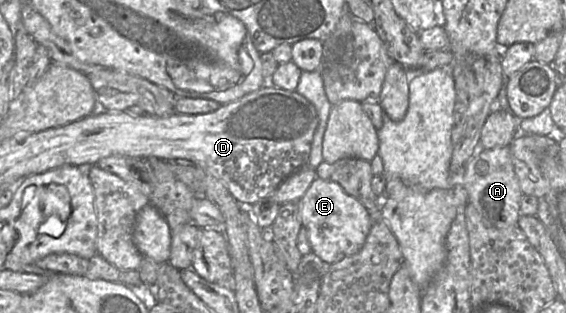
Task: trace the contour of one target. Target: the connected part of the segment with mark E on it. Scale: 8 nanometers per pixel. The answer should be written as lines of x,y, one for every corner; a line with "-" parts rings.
316,178
312,182
300,200
300,216
303,227
308,232
312,252
329,265
338,263
344,258
358,253
367,239
372,224
372,215
359,200
347,194
337,182
320,178

